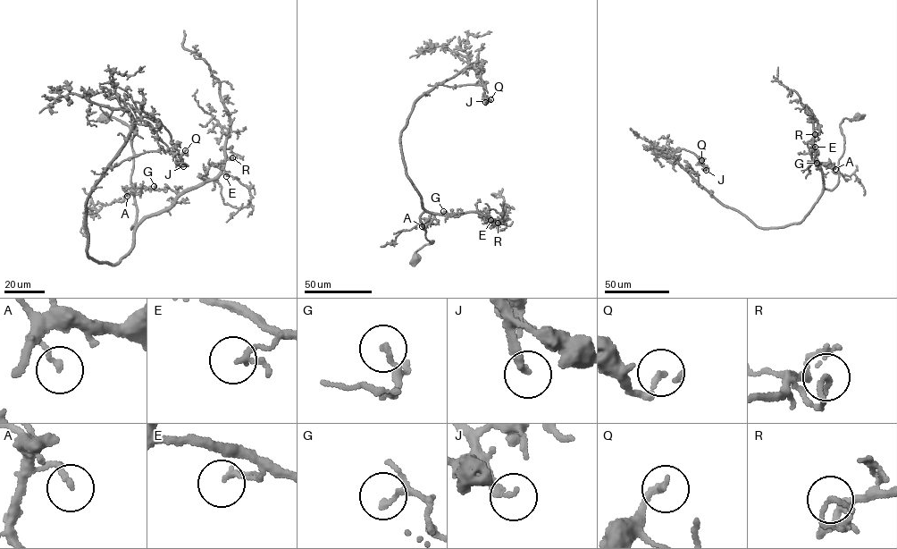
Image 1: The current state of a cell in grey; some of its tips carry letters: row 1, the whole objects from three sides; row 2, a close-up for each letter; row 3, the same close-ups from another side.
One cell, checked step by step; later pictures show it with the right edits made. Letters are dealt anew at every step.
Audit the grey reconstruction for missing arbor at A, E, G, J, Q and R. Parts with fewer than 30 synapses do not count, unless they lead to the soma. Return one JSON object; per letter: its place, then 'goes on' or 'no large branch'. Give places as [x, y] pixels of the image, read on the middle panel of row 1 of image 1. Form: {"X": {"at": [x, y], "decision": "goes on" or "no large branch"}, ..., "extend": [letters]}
{"A": {"at": [422, 226], "decision": "no large branch"}, "E": {"at": [490, 220], "decision": "no large branch"}, "G": {"at": [443, 211], "decision": "no large branch"}, "J": {"at": [485, 102], "decision": "goes on"}, "Q": {"at": [490, 99], "decision": "no large branch"}, "R": {"at": [498, 223], "decision": "no large branch"}, "extend": ["J"]}

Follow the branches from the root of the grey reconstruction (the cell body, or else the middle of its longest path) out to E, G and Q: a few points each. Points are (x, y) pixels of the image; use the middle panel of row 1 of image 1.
E: (416, 258), (416, 251), (433, 241), (425, 237), (420, 219), (423, 212), (453, 215), (478, 212), (490, 220)
G: (416, 258), (416, 251), (433, 241), (426, 238), (420, 215), (427, 212), (456, 214), (443, 211)
Q: (416, 258), (433, 241), (425, 236), (420, 193), (407, 177), (400, 144), (414, 102), (469, 65), (490, 99)

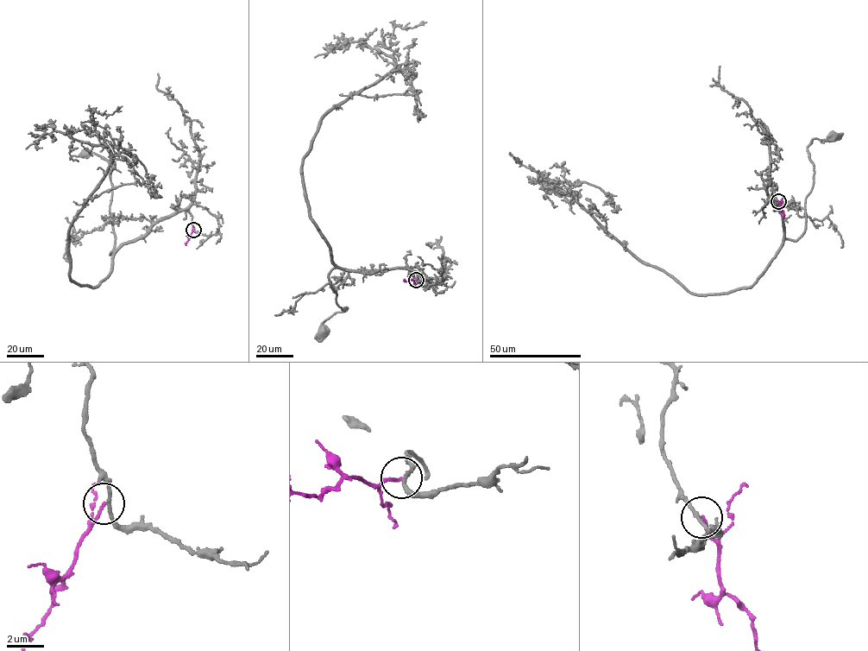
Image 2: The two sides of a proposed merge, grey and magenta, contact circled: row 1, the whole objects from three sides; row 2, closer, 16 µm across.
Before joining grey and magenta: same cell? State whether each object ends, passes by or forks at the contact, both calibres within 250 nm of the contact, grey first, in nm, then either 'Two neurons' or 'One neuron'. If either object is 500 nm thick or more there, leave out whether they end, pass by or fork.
At the ring grey passes by. At the ring magenta ends. Thickness 170 nm (grey) against 160 nm. One neuron

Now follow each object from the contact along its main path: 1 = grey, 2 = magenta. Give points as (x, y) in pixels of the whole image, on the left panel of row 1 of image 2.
1: (193, 230), (191, 214), (179, 209), (110, 254), (109, 162), (86, 154)
2: (193, 230), (186, 245)

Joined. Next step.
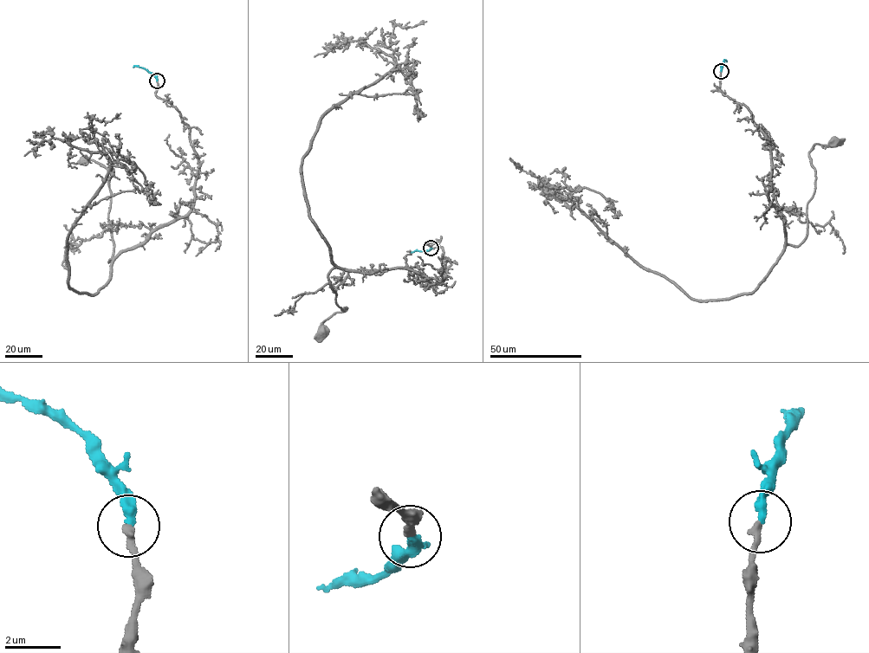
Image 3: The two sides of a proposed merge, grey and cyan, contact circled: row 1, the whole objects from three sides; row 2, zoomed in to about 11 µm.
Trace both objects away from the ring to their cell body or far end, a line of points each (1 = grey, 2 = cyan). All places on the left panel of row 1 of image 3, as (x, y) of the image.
1: (157, 80), (156, 95), (179, 112), (197, 156), (191, 210), (156, 226), (109, 261), (107, 170), (85, 160)
2: (157, 80), (146, 69), (132, 67)

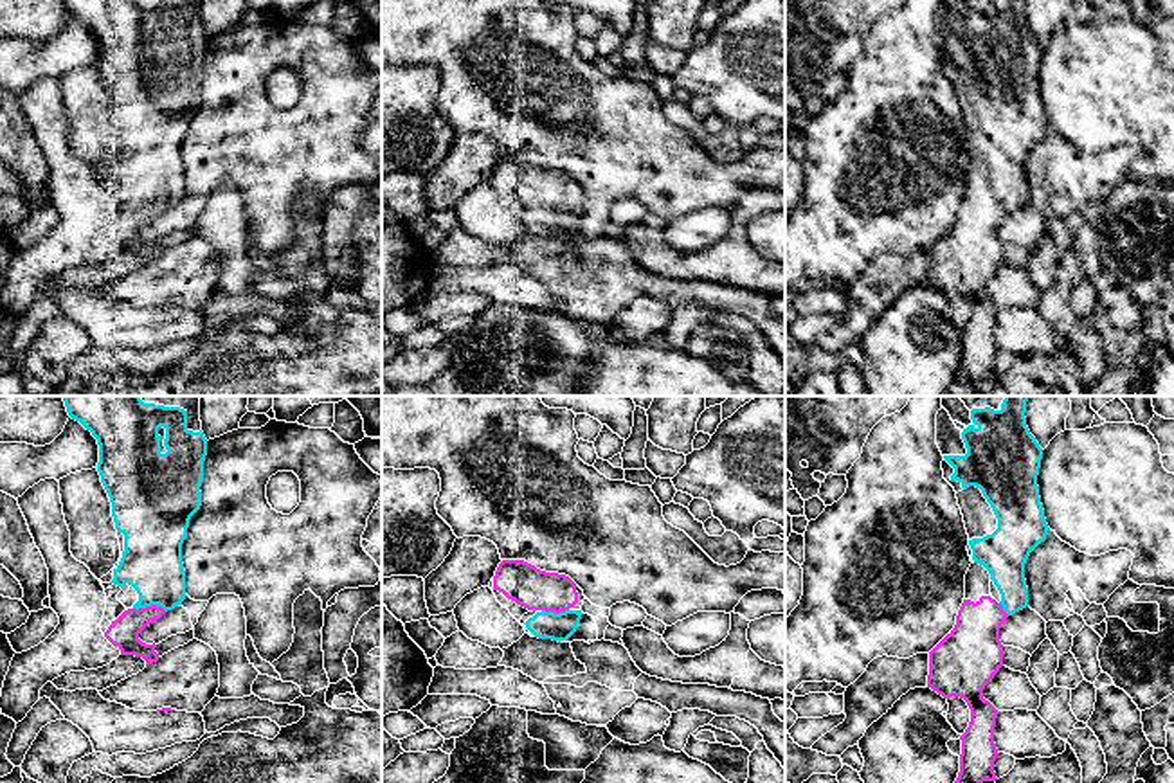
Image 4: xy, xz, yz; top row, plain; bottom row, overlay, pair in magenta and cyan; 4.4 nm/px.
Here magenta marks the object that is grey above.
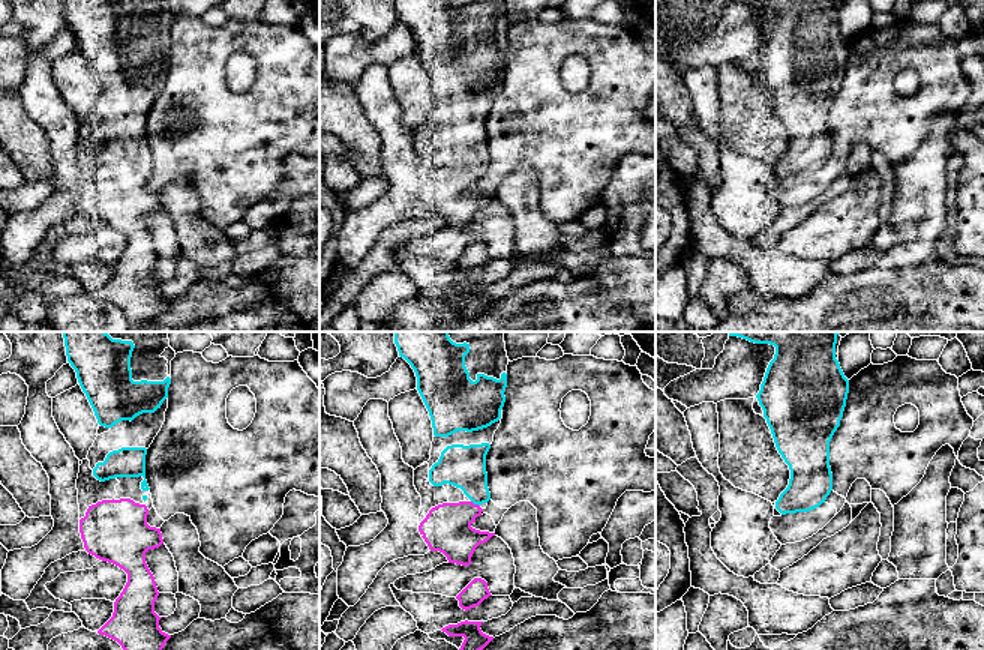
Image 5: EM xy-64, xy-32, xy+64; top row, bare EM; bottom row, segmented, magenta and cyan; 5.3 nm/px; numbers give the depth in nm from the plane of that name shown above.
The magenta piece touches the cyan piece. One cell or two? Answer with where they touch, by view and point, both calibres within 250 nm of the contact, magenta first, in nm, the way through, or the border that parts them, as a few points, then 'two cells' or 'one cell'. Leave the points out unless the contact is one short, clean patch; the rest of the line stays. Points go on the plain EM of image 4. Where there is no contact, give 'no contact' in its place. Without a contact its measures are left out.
contact xy (150, 204); calibres 140 and 280 nm; way xy (123, 229), (150, 204), (152, 157); one cell

